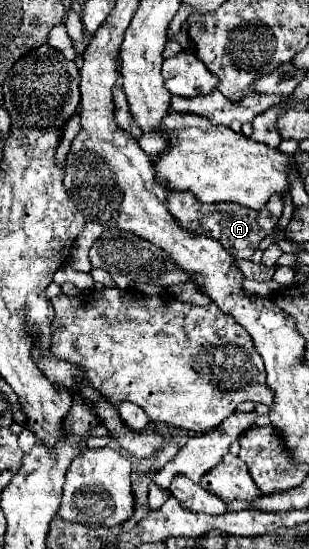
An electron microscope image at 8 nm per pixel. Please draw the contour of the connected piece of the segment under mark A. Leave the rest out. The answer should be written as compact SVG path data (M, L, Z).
M169 193L167 207L169 207L171 215L179 221L179 225L183 225L185 229L217 239L235 259L251 259L251 255L259 247L259 241L263 237L267 237L273 231L273 227L277 225L283 203L281 203L281 199L273 197L261 211L255 211L255 209L247 209L243 205L231 205L231 203L203 205L201 201L195 201L195 197L191 197L191 193Z

